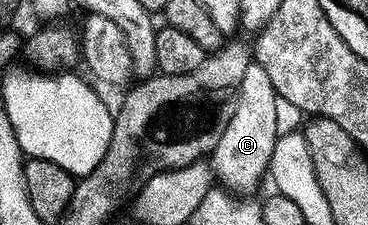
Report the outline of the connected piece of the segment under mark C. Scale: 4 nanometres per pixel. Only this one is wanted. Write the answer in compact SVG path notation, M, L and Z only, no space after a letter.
M250 63L236 96L234 115L230 123L226 123L226 131L222 131L210 154L215 180L233 194L251 194L248 192L259 183L260 176L269 172L277 139L277 121L274 116L276 97L276 88L274 83L270 83L270 75L266 75L266 70L260 65Z

